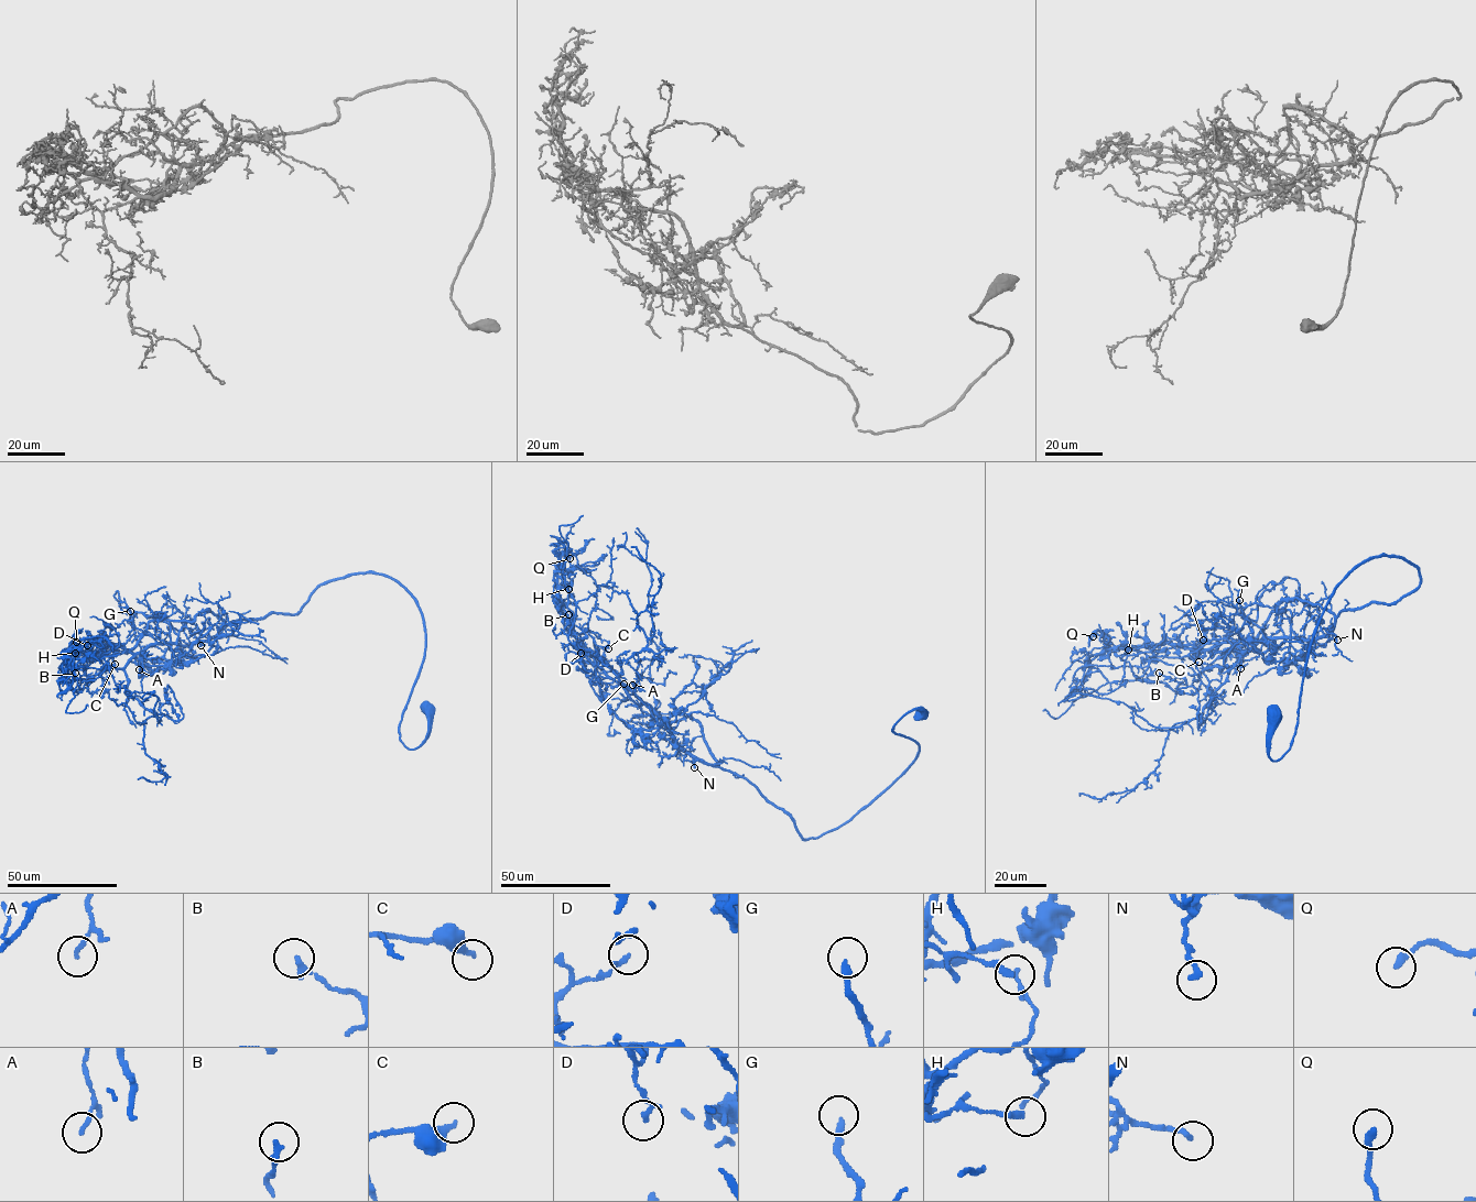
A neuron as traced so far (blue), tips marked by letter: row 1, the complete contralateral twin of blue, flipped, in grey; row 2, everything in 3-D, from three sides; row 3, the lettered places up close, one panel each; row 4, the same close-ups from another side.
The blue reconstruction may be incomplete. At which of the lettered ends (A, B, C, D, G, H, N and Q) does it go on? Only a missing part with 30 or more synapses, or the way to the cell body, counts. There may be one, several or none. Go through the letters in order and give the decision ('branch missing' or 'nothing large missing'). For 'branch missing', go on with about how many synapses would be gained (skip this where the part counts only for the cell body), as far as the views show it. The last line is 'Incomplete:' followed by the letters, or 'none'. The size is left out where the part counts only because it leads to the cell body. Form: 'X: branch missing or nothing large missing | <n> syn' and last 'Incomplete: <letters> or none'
A: nothing large missing
B: nothing large missing
C: nothing large missing
D: nothing large missing
G: branch missing | 50 syn
H: nothing large missing
N: nothing large missing
Q: nothing large missing
Incomplete: G

